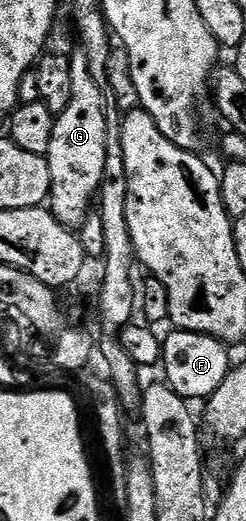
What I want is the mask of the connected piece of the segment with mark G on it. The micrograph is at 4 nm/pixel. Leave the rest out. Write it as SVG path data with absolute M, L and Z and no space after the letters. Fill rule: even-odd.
M72 54L70 60L69 105L65 105L63 112L55 117L53 141L49 141L45 158L51 182L50 213L61 225L78 229L92 214L99 186L102 185L106 159L106 111L109 103L105 91L93 81L85 55Z

